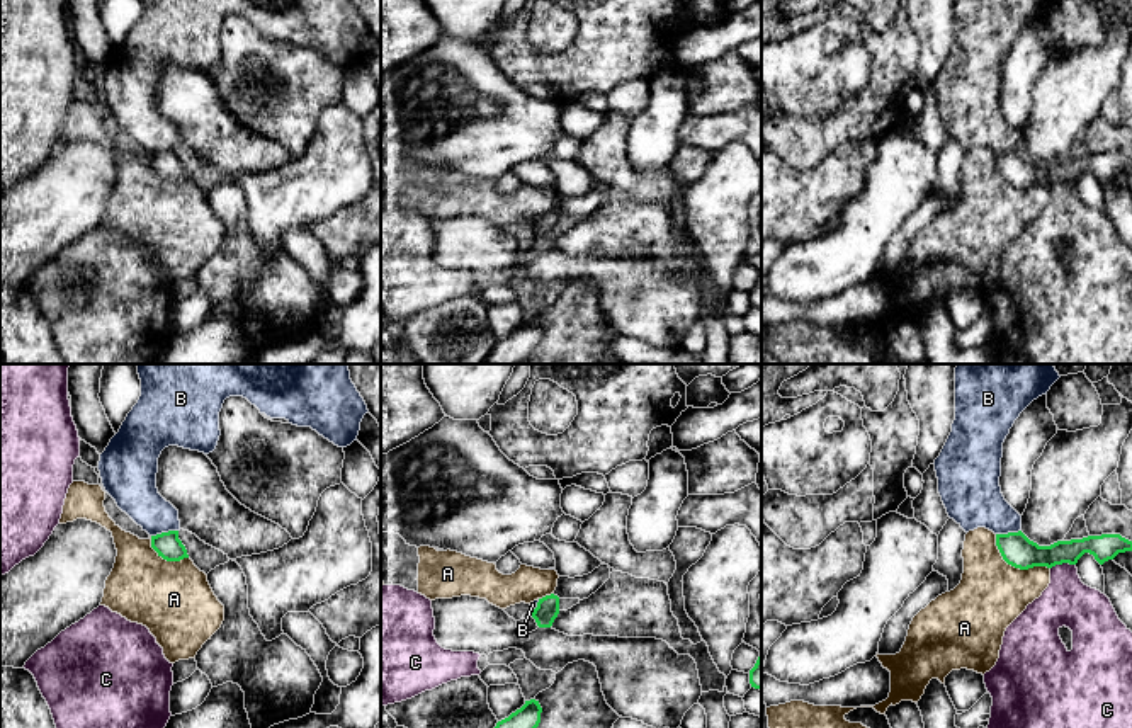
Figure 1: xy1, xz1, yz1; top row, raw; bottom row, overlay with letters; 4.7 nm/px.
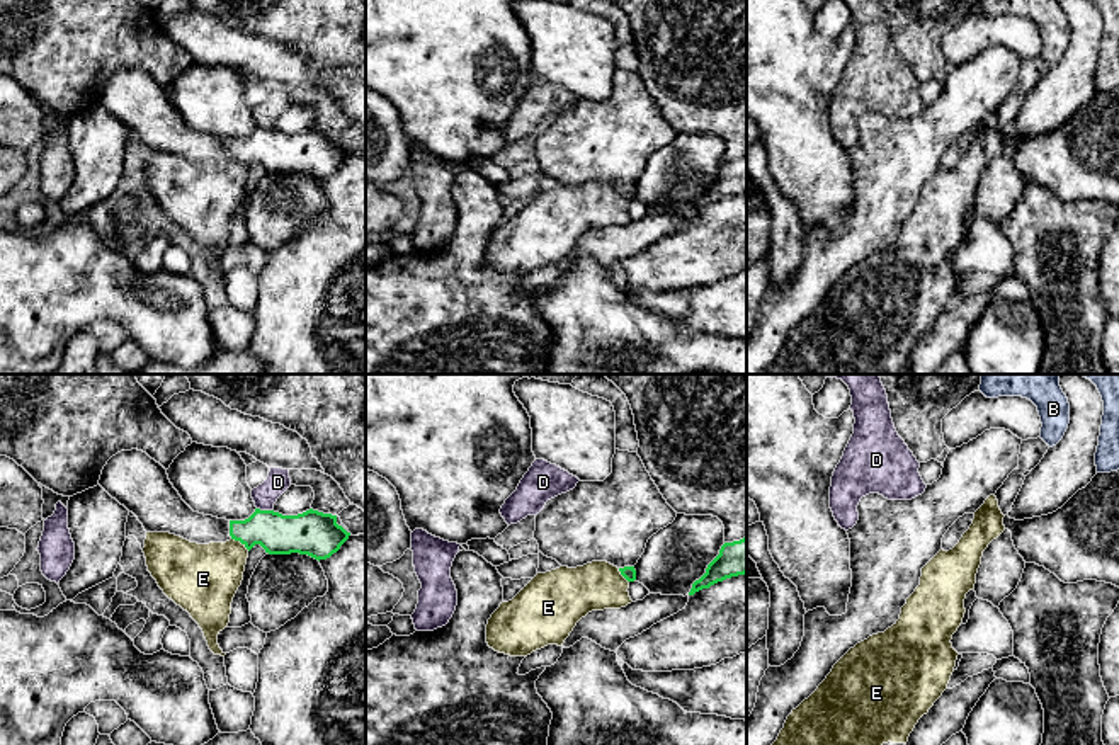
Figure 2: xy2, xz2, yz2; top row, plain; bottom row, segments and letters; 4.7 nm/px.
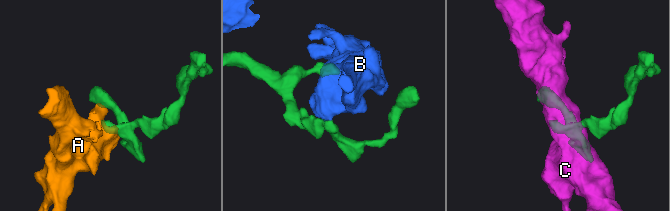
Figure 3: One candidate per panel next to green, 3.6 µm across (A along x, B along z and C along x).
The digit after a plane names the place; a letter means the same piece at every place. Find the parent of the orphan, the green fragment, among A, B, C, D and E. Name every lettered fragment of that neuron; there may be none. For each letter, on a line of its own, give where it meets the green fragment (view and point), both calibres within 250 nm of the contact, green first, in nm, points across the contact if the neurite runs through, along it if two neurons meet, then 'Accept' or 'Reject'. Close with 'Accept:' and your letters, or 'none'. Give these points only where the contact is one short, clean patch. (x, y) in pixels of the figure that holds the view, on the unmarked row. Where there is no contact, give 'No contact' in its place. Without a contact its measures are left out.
A: Touches green at yz1 (1015, 186). Thickness 160 nm (green) against 320 nm. Boundary: yz1 (995, 153), (995, 164), (1008, 182), (1020, 187), (1049, 187). Reject
B: Touches green at xy1 (164, 152). Thickness 120 nm (green) against 220 nm. Boundary: xy1 (177, 148), (152, 155). Reject
C: Touches green at yz1 (1063, 181). Thickness 160 nm (green) against 220 nm. Boundary: yz1 (1075, 182), (1056, 182), (1051, 187). Reject
D: Touches green at xy2 (264, 130). Thickness 220 nm (green) against 110 nm. Boundary: xy2 (257, 126), (271, 130). Reject
E: Touches green at xy2 (240, 160). Thickness 190 nm (green) against 340 nm. Reject
Accept: none

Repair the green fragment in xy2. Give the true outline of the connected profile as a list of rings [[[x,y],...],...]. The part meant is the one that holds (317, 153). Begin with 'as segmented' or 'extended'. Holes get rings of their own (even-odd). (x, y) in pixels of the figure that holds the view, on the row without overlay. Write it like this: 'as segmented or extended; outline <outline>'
extended; outline [[[138,68],[112,75],[99,104],[133,131],[146,151],[170,151],[197,163],[235,158],[248,170],[260,163],[269,173],[299,172],[320,180],[350,155],[337,143],[337,134],[313,128],[298,134],[255,128],[245,139],[194,131],[170,102],[167,88]]]

